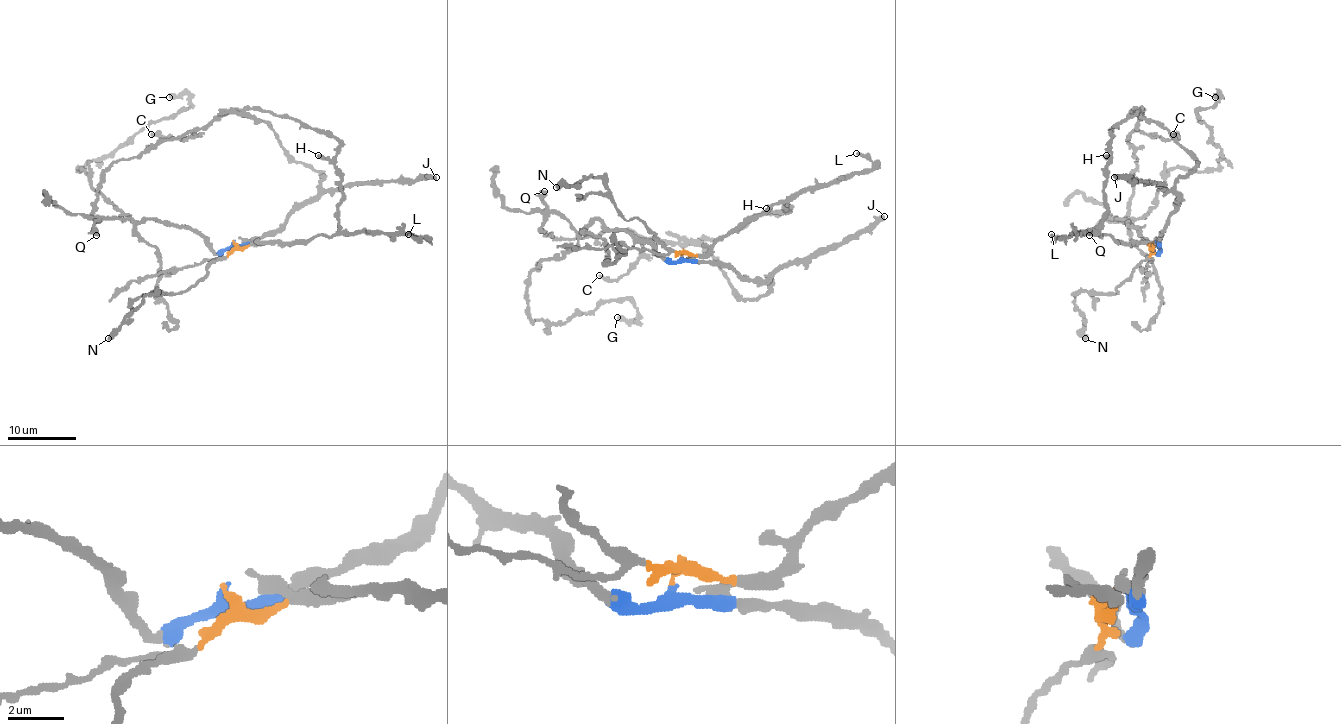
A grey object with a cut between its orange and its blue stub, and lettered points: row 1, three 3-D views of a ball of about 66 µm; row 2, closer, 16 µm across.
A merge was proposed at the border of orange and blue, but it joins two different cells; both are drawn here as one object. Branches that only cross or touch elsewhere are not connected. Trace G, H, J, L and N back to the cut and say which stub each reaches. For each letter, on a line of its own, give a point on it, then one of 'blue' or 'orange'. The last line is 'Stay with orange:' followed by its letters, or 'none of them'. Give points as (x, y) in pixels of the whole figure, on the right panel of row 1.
G: place (1215, 97); blue
H: place (1106, 155); orange
J: place (1114, 177); blue
L: place (1051, 234); orange
N: place (1085, 338); orange
Stay with orange: H, L, N

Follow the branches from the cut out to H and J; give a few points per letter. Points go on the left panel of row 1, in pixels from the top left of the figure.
H: (233, 241), (239, 247), (269, 242), (302, 242), (317, 235), (333, 235), (338, 230), (341, 173), (317, 154)
J: (233, 242), (236, 246), (248, 246), (271, 235), (296, 209), (347, 184), (424, 180), (436, 177)

